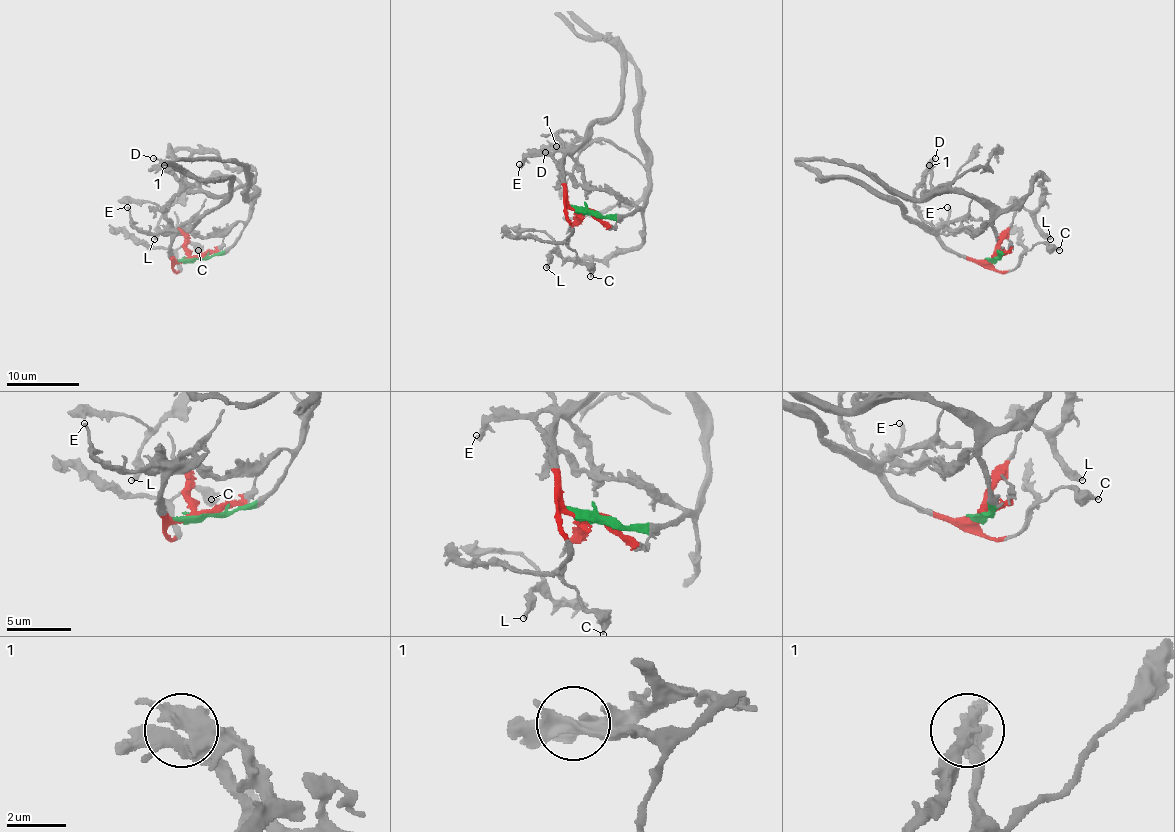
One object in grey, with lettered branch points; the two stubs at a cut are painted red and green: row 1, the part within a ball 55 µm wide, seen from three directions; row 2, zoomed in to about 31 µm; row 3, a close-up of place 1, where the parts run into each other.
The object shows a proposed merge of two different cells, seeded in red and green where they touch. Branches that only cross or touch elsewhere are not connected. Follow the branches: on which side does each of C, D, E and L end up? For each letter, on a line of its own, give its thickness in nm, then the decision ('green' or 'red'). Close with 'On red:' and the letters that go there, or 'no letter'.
C: 320 nm thick; red
D: 170 nm thick; red
E: 260 nm thick; red
L: 320 nm thick; green
On red: C, D, E

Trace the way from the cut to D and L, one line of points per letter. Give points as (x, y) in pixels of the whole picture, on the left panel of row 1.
D: (189, 257), (176, 261), (172, 257), (167, 214), (183, 179), (178, 170), (169, 170), (152, 159)
L: (191, 257), (222, 254), (251, 217), (251, 197), (236, 181), (214, 177), (196, 181), (163, 214), (154, 239)

